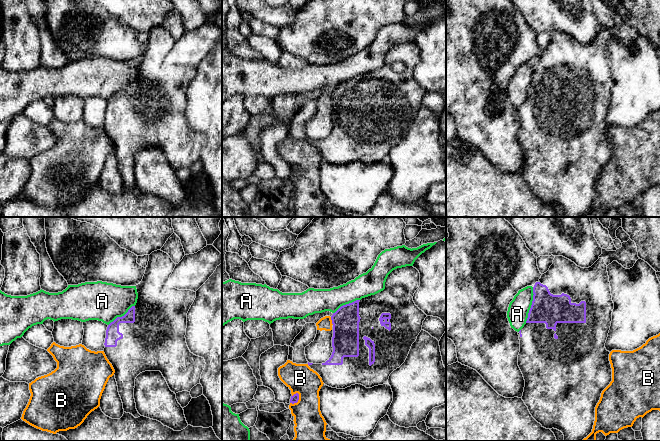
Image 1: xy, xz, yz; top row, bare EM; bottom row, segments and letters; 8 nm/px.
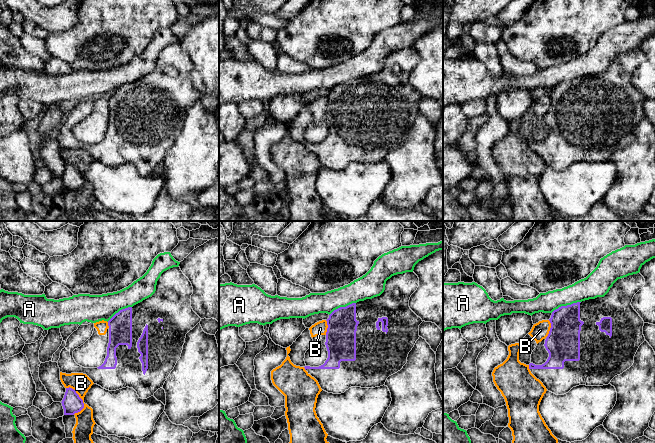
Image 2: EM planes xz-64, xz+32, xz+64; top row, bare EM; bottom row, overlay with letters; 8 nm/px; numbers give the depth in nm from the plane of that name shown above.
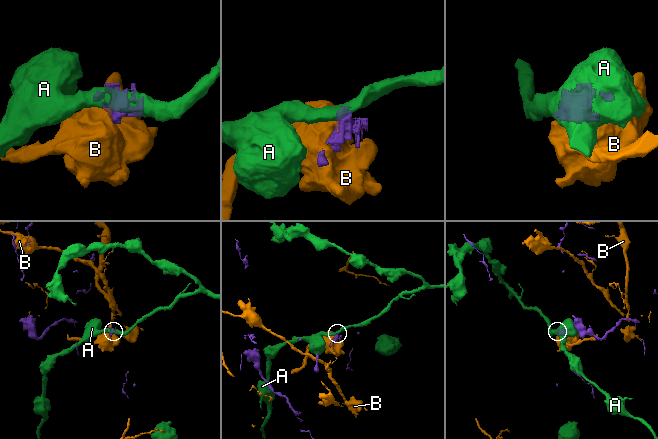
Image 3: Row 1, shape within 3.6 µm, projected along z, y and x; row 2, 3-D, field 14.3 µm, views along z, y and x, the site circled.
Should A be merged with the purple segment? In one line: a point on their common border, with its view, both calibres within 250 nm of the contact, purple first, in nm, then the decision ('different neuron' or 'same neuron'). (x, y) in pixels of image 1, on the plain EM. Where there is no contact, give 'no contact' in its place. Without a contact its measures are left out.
yz (531, 81) | 240/170 nm | different neuron

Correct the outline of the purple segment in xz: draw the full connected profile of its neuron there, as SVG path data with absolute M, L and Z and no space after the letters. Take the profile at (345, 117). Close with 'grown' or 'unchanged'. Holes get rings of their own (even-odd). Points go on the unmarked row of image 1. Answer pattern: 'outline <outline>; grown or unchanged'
outline M397 44L388 51L383 67L341 82L331 92L331 133L322 140L308 138L308 142L332 164L345 165L355 160L372 164L387 160L390 150L405 138L427 93L413 77L419 62L420 49L416 44Z; grown

